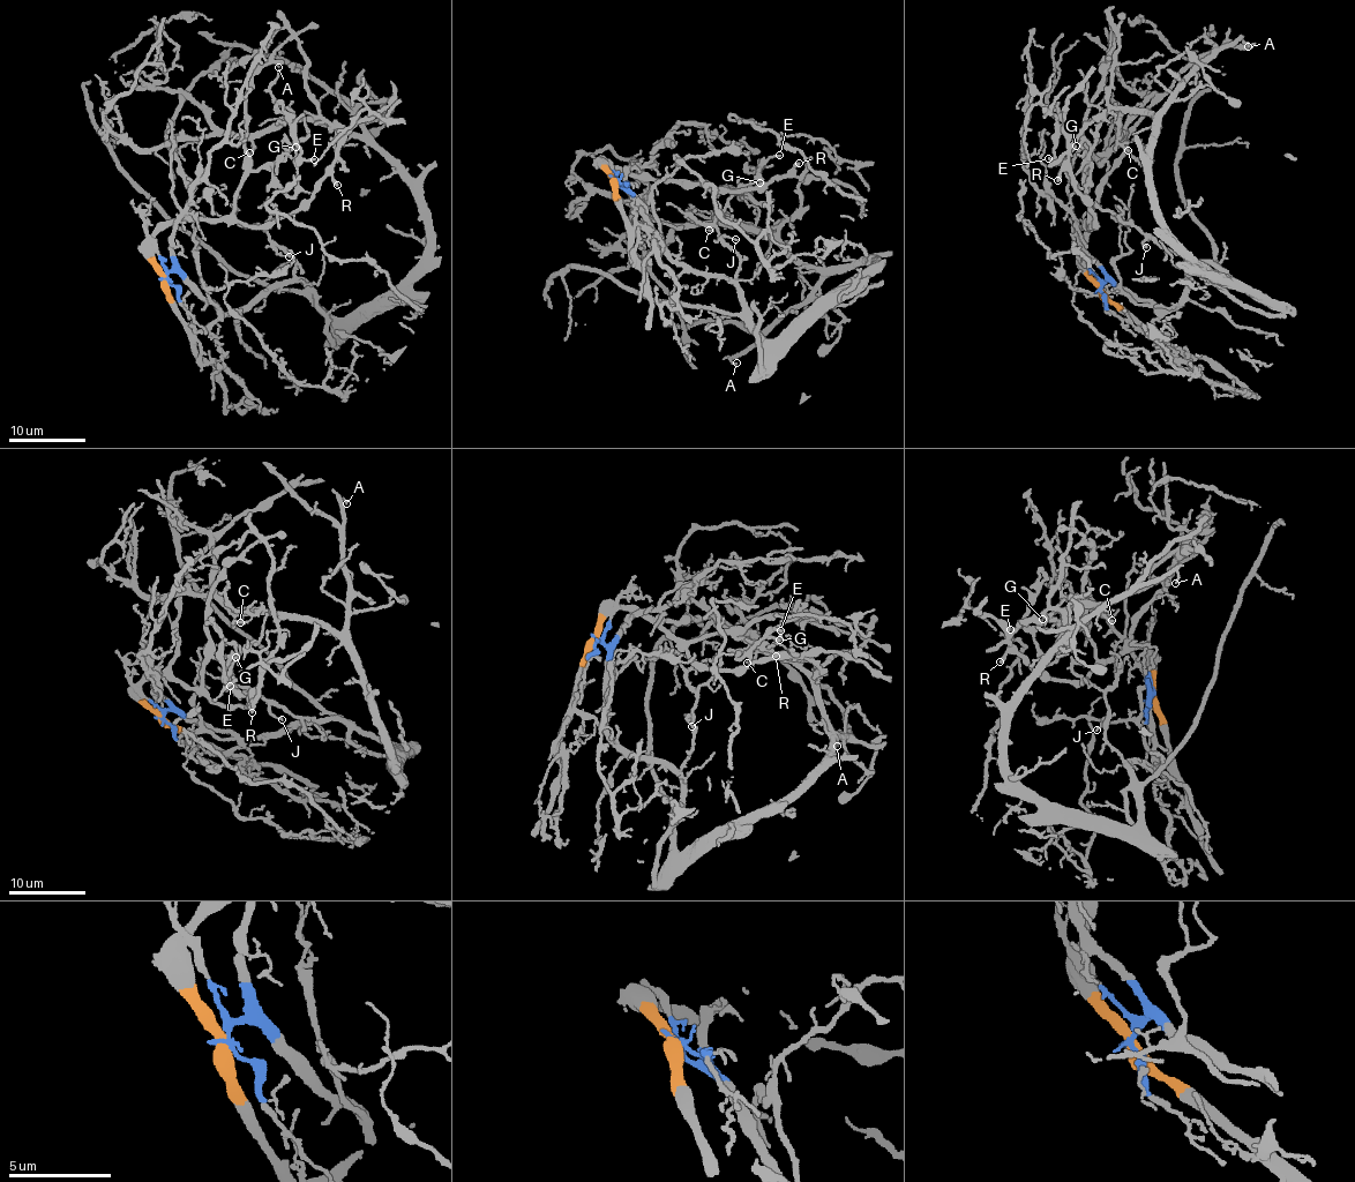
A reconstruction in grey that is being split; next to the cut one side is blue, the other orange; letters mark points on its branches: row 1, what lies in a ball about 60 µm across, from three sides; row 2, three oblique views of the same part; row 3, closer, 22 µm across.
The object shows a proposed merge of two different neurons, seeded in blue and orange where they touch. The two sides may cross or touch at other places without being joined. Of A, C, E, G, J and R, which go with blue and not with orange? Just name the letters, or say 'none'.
A, C, J

